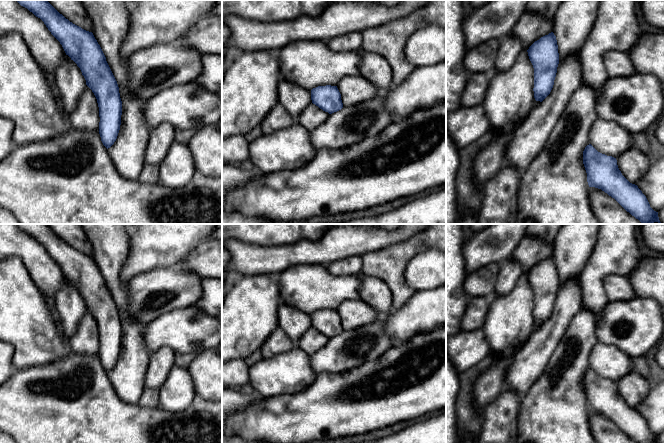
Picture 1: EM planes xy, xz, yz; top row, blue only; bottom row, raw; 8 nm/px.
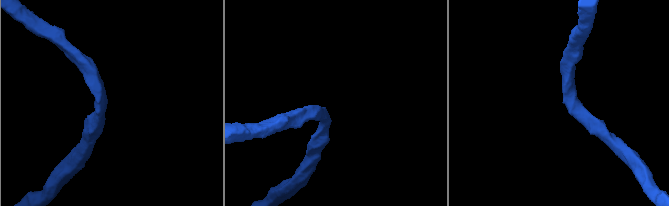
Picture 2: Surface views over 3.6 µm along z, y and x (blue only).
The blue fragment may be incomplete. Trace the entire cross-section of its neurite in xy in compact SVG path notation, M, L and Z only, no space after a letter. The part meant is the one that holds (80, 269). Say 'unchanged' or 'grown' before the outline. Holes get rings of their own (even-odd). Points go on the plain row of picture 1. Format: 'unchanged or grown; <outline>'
grown; M0 224L0 261L19 258L43 295L54 295L68 279L80 292L86 309L94 317L99 331L99 358L108 373L117 363L122 339L122 325L117 305L92 256L73 248L47 224Z

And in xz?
grown; M297 265L277 275L282 303L311 315L312 327L332 338L343 332L337 308L345 300L359 300L360 275L332 275L326 265Z

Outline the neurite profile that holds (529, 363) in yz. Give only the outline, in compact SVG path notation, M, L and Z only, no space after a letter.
M580 277L559 284L550 318L528 339L516 354L504 380L504 388L522 397L542 375L574 315L582 308Z

